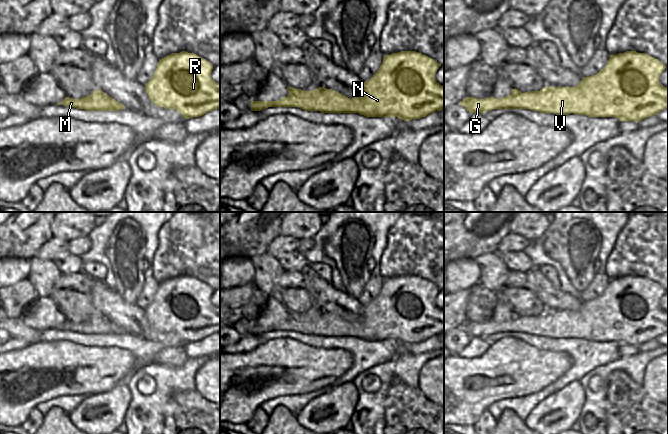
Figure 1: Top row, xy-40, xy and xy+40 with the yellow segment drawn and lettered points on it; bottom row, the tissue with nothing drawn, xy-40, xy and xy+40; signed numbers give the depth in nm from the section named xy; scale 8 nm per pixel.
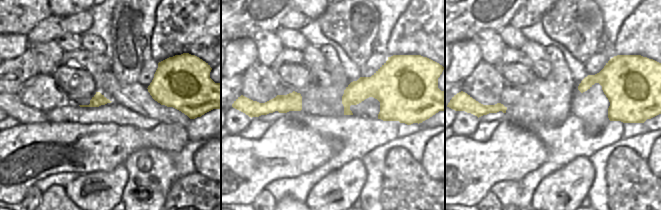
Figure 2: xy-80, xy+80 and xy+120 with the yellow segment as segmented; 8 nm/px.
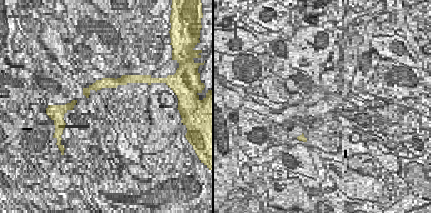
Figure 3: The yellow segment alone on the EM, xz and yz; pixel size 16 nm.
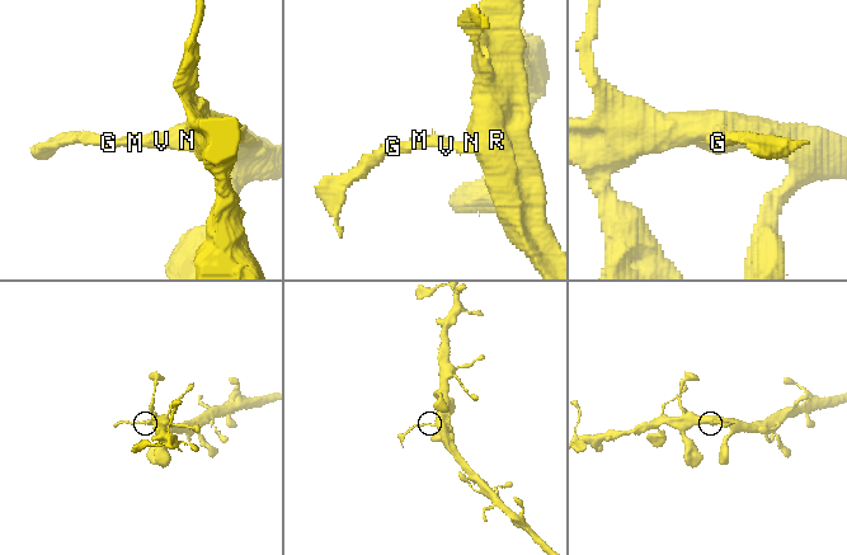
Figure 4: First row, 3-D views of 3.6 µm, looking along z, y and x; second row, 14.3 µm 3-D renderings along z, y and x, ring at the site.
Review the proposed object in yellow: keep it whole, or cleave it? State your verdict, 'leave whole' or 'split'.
split

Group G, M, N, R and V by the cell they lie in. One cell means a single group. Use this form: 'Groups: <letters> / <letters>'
Groups: G / M N R V.

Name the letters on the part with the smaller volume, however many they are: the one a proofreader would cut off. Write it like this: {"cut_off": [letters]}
{"cut_off": ["G"]}

